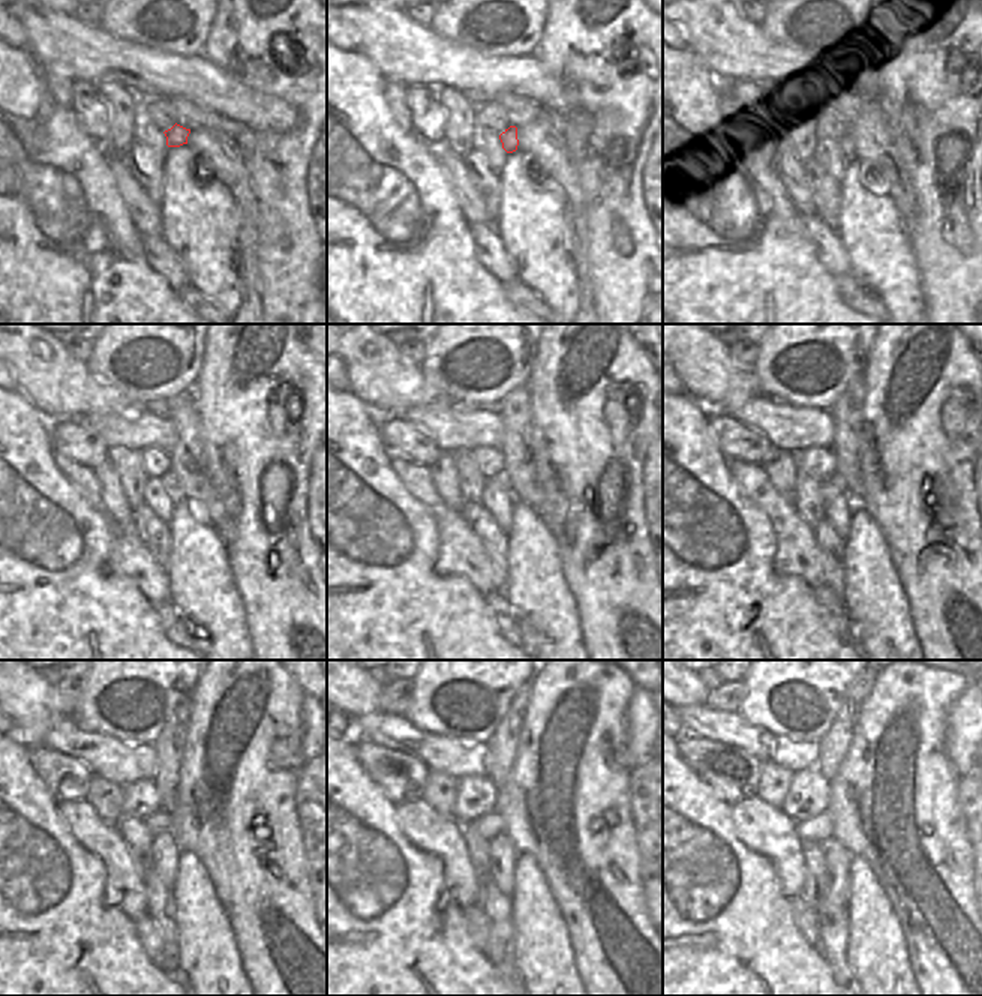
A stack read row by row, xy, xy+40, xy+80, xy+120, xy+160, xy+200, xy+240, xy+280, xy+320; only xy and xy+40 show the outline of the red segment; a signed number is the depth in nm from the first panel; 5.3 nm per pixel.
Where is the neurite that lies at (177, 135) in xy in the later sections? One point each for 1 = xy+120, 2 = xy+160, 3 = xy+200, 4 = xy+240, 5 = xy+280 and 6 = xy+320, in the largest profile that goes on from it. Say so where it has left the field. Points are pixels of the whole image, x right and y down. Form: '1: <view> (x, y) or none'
1: xy+120 (170, 482)
2: xy+160 (502, 480)
3: xy+200 (834, 480)
4: xy+240 (158, 822)
5: xy+280 (489, 825)
6: xy+320 (817, 830)

